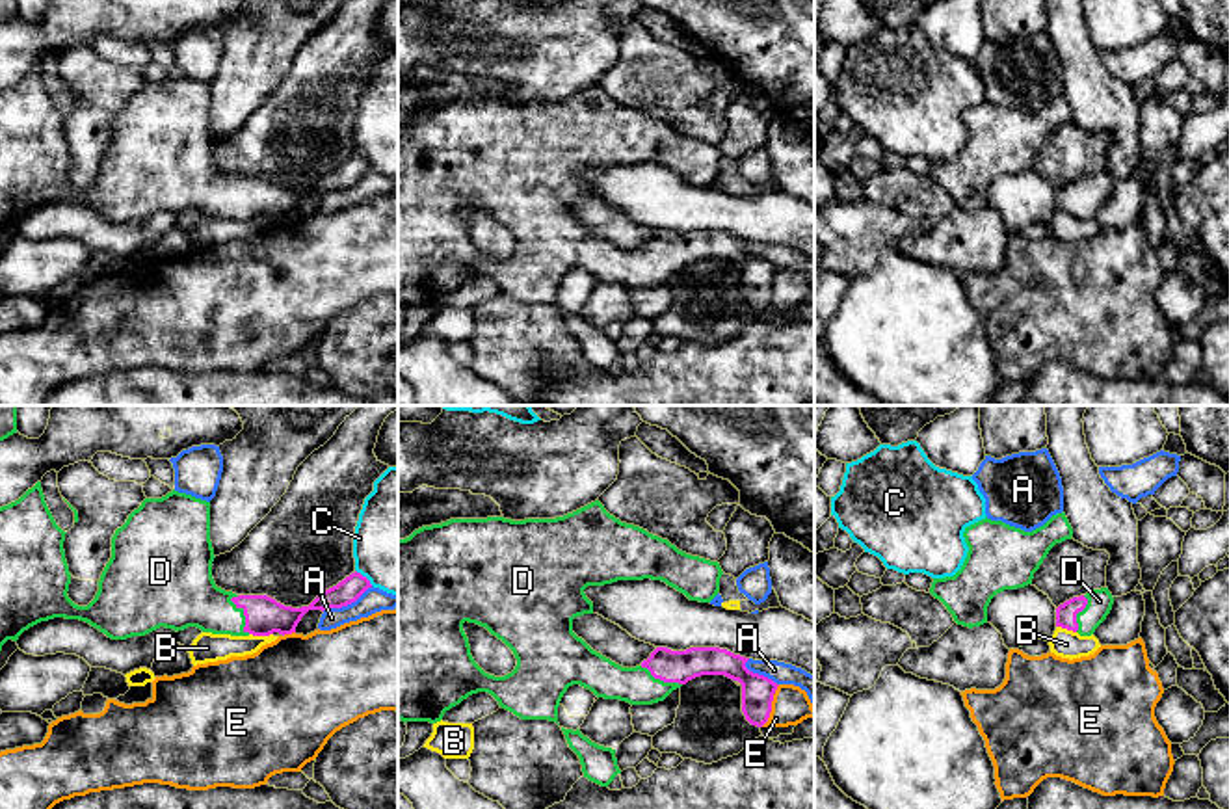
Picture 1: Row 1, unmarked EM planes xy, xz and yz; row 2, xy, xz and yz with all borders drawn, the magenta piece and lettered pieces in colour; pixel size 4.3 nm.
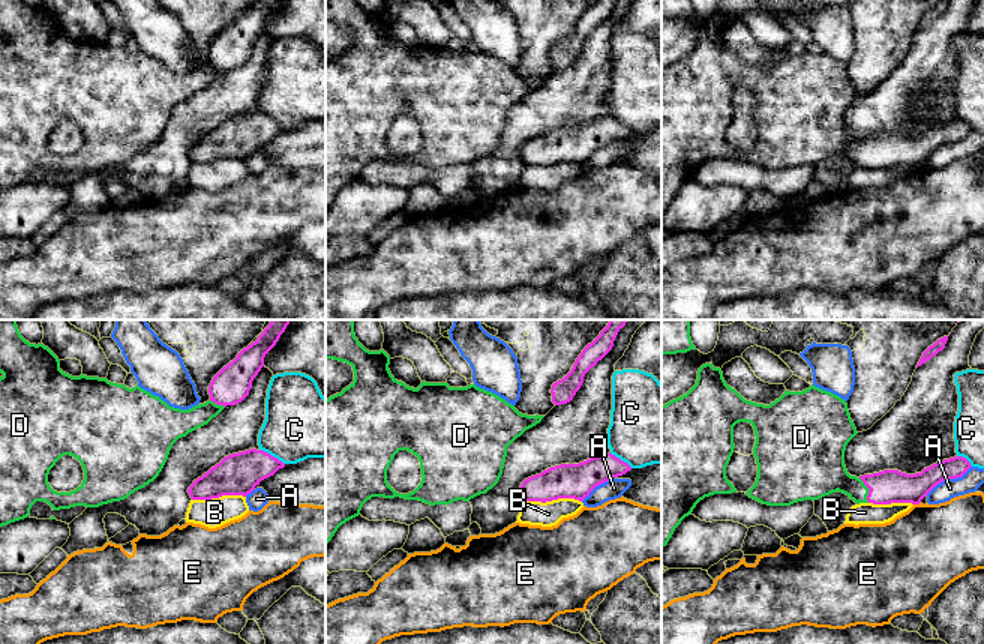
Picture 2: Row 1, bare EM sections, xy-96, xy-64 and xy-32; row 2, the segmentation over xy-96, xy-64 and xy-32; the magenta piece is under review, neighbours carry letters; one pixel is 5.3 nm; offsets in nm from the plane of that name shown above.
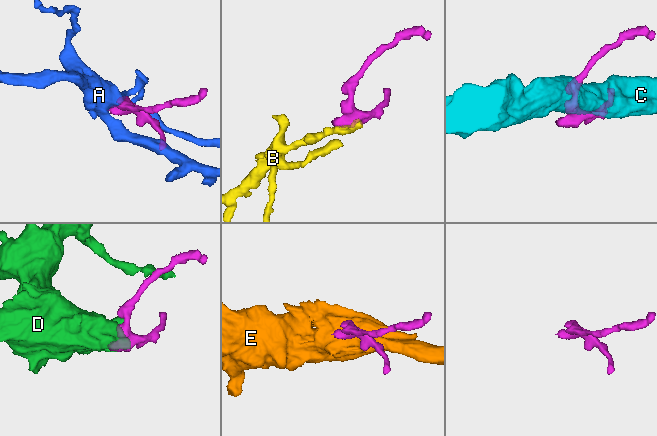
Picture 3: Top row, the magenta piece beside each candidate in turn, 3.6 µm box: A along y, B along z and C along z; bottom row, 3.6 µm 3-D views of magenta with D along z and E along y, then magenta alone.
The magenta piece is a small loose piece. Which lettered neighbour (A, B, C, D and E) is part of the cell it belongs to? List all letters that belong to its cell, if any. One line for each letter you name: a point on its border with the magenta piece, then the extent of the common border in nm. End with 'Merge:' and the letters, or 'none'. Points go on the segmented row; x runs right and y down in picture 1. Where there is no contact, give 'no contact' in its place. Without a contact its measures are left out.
D: meets magenta in xy at (244, 614); contact 180 nm long
Merge: D

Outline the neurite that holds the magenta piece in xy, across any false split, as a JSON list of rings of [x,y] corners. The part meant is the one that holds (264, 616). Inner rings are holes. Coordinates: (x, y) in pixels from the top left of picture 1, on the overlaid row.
[[[41,482],[0,508],[0,651],[7,640],[17,642],[30,627],[54,617],[86,621],[112,640],[145,636],[160,627],[177,632],[197,627],[212,634],[284,636],[296,632],[309,610],[348,606],[372,588],[355,571],[301,608],[284,606],[268,595],[225,591],[212,578],[216,556],[210,541],[210,502],[173,489],[162,498],[145,498],[115,530],[99,591],[87,606],[78,606],[67,595],[71,573],[63,550],[65,534],[45,502]]]

